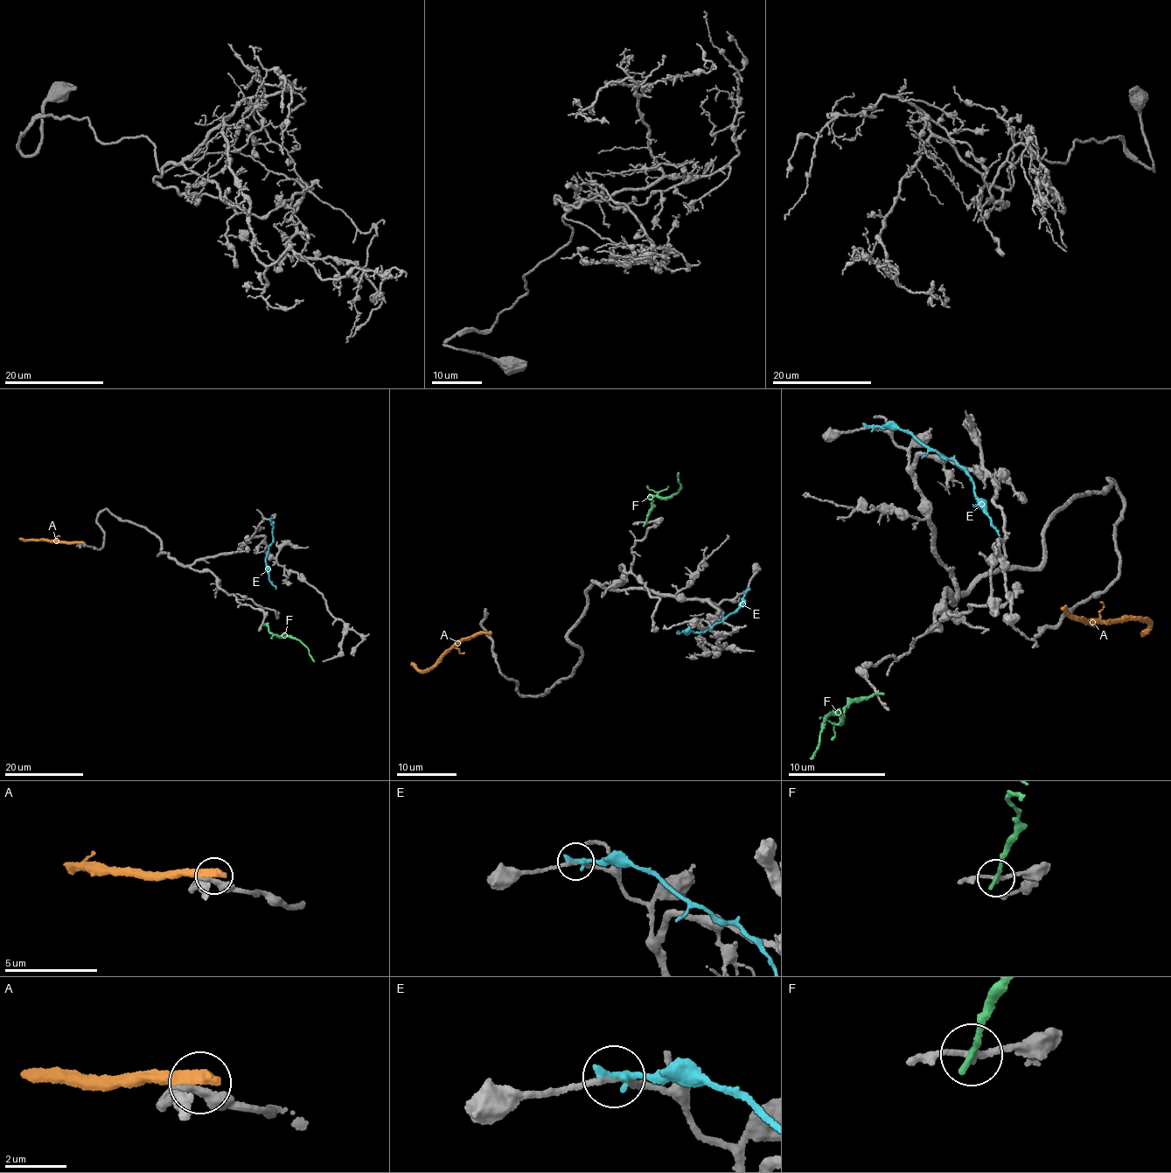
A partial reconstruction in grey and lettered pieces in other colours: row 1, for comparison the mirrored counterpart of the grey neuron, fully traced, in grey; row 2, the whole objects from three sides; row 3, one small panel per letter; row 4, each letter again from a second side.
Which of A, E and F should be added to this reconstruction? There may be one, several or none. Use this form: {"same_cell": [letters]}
{"same_cell": []}

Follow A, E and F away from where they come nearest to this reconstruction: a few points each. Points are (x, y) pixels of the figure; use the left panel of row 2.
A: (81, 543), (18, 539)
E: (270, 519), (274, 523), (272, 542), (268, 546), (266, 562), (268, 579), (276, 589)
F: (263, 624), (280, 637), (296, 638), (306, 646), (313, 661)

